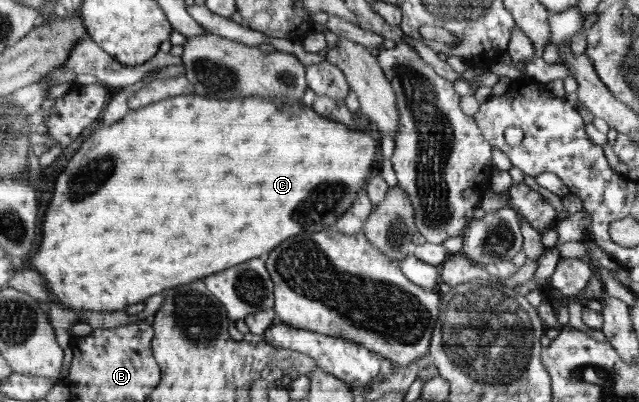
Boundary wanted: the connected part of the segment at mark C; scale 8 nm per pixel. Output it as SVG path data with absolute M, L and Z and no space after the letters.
M182 94L154 102L142 108L125 111L122 120L110 126L103 125L86 138L81 147L70 158L66 167L59 174L48 203L48 210L42 222L42 241L36 255L30 259L30 268L42 274L48 294L56 298L60 308L72 308L74 312L98 310L98 312L118 312L136 304L138 300L146 300L154 294L162 294L170 286L190 284L202 281L210 274L232 268L236 265L258 258L274 250L280 242L296 236L300 232L318 234L324 229L335 226L366 186L366 176L370 174L370 166L374 162L374 140L366 136L364 130L344 126L334 122L332 118L320 116L312 107L298 102L266 102L266 98L230 98L230 100L210 100L206 96Z

